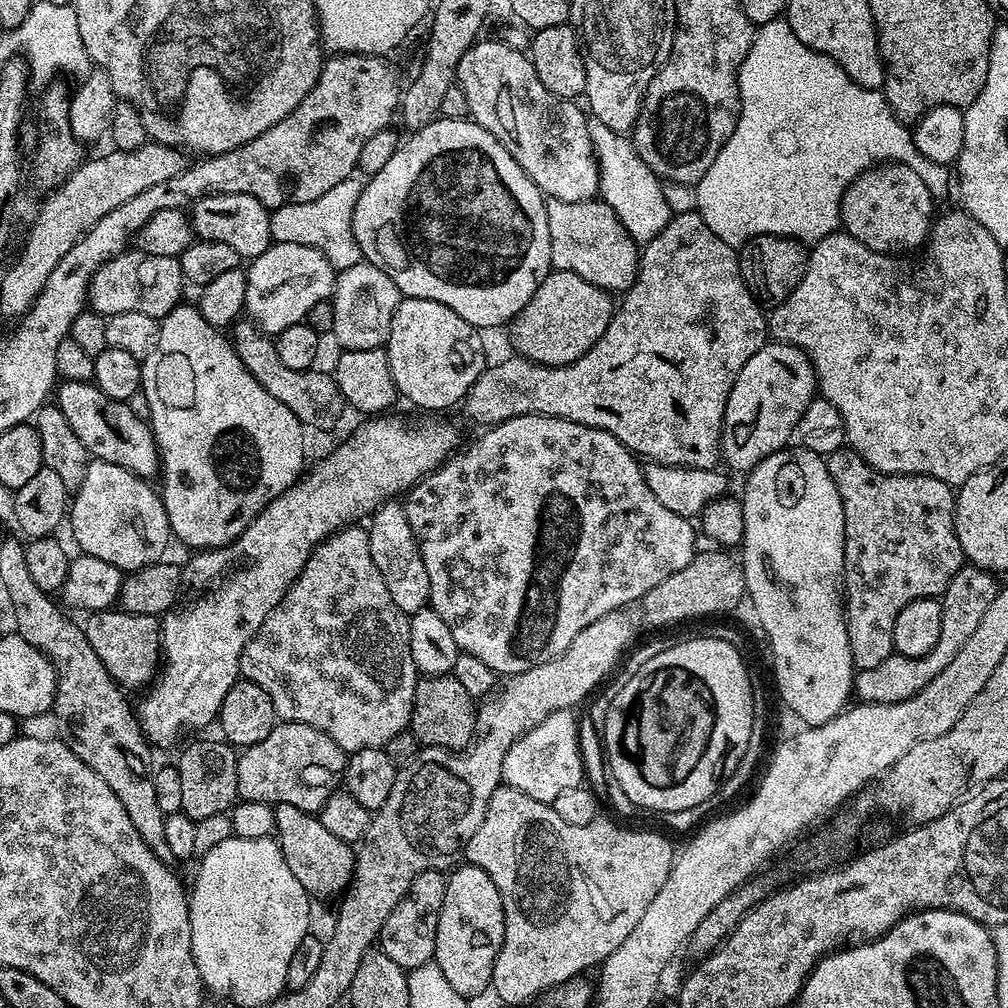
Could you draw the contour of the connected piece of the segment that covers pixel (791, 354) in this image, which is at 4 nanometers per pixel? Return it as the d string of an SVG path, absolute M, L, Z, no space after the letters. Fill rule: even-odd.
M765 342L749 358L728 395L724 431L720 433L723 459L736 472L747 474L770 454L789 447L805 410L817 399L816 367L794 344Z

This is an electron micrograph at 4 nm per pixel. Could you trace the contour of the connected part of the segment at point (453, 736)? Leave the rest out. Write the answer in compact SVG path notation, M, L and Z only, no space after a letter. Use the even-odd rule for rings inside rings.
M455 674L424 676L416 682L410 730L424 748L464 750L473 743L477 735L477 711L477 701L468 693L466 686L458 682Z

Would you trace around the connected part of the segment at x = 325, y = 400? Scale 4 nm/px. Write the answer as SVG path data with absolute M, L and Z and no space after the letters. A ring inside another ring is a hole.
M241 318L231 325L230 339L246 370L250 370L250 374L254 374L254 378L258 378L263 388L274 398L278 398L278 402L282 402L282 406L286 406L290 414L297 416L301 425L309 429L332 428L339 422L340 415L346 412L344 395L342 390L338 390L335 375L328 373L327 376L324 372L316 372L317 370L290 370L290 366L284 365L282 358L278 358L275 339L269 333L261 332L251 319Z

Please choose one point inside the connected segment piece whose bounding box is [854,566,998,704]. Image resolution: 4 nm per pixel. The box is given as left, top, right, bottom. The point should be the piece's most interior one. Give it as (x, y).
(968, 595)

